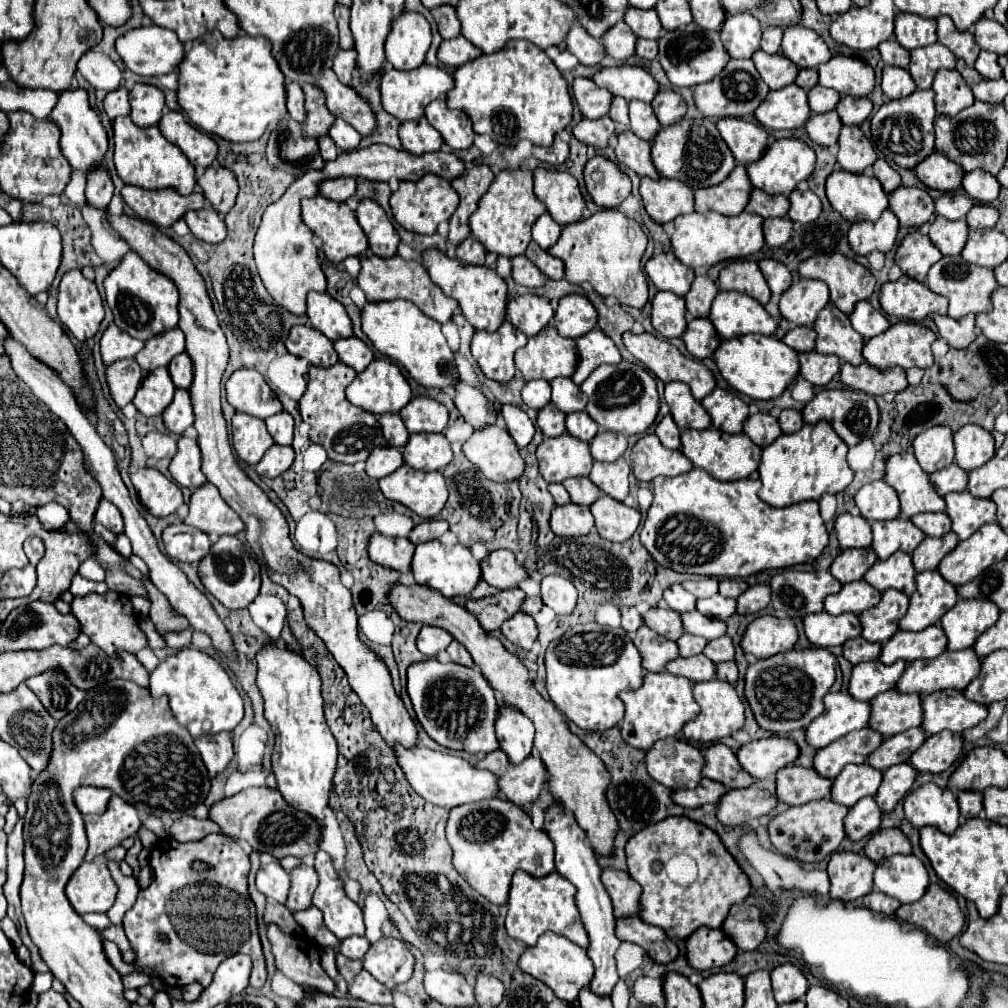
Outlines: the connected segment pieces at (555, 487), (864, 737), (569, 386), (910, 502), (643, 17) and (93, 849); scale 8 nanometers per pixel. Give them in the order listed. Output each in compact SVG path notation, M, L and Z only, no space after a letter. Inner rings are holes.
M549 484L549 492L553 494L557 506L565 506L565 504L571 502L571 498L569 498L569 494L567 494L567 490L565 490L563 484Z
M869 726L855 730L847 734L847 738L841 738L839 742L833 742L831 746L825 746L817 750L815 754L815 770L821 776L835 778L845 764L861 764L867 760L867 756L883 742L883 736L877 730L871 730Z
M555 378L551 382L553 388L553 398L551 402L565 414L585 410L587 406L587 396L581 392L581 388L571 380L571 378Z
M901 452L901 454L893 454L887 460L887 470L885 470L885 480L889 486L893 486L899 494L901 500L901 510L911 518L919 512L943 512L945 510L945 500L943 496L937 494L937 490L931 486L929 474L921 470L919 462L915 460L913 452Z
M629 6L627 14L625 14L625 22L629 24L629 28L639 36L639 38L655 38L661 36L661 22L657 18L655 10L639 10Z
M113 796L107 812L85 816L85 828L89 838L85 860L91 862L95 856L119 846L121 840L137 834L141 822L137 810L131 804L123 802L119 796Z

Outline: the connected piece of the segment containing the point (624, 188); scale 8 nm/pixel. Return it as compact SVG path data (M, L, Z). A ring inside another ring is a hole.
M599 154L585 166L585 184L593 202L603 208L615 208L631 194L631 178Z

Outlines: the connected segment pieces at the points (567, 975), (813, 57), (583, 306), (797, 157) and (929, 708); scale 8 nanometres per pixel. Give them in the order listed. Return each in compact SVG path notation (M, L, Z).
M553 932L543 934L535 946L525 948L525 952L517 960L517 966L521 972L531 974L533 978L547 984L555 992L557 998L567 1000L567 1002L573 1002L577 998L579 990L591 982L591 974L593 974L593 962L585 954L585 950Z
M805 26L785 28L781 52L799 68L817 68L819 64L831 60L825 40Z
M569 294L559 300L555 310L555 328L561 336L579 338L597 324L597 310L593 304L579 294Z
M775 140L767 152L763 154L763 158L759 158L757 162L749 164L747 166L747 172L749 172L749 178L753 182L755 188L761 188L765 190L767 194L783 194L783 196L789 196L789 192L795 190L795 186L803 180L807 180L813 170L815 170L815 152L811 146L807 146L805 142L801 140Z
M939 690L927 694L923 698L923 724L921 728L927 736L937 734L941 730L951 730L961 734L967 728L977 726L981 720L987 718L987 706L979 702L971 702L965 698L963 690Z

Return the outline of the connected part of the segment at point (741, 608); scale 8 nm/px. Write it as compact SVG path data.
M755 584L747 588L739 598L737 598L737 612L739 614L749 614L749 612L759 612L767 608L771 602L771 586L767 584Z

